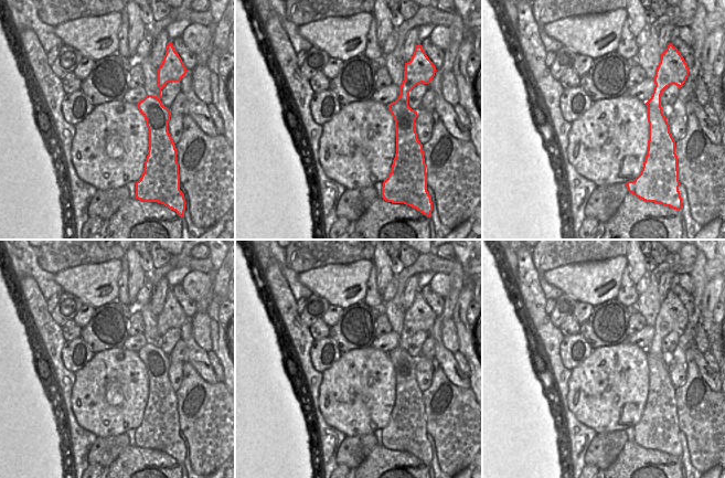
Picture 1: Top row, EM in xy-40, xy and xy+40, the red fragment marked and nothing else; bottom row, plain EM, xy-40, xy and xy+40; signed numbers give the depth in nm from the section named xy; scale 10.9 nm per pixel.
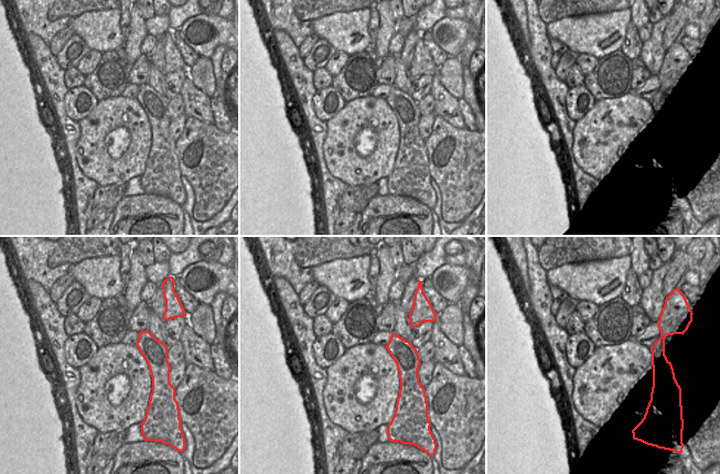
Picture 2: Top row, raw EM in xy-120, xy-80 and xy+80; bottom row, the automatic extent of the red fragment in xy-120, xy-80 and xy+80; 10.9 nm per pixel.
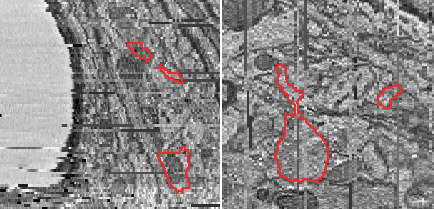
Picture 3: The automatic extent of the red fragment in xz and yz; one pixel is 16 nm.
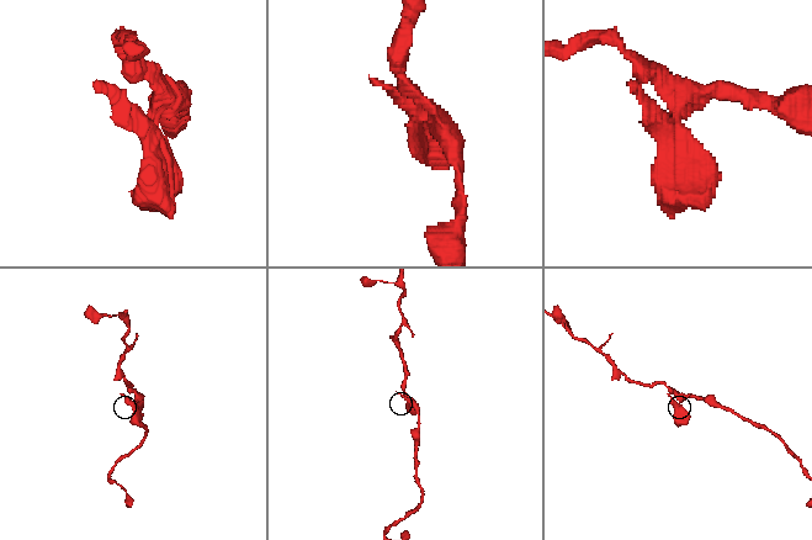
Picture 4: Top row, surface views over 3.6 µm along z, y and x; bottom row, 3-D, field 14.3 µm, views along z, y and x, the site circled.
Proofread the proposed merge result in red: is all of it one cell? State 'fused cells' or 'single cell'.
fused cells

